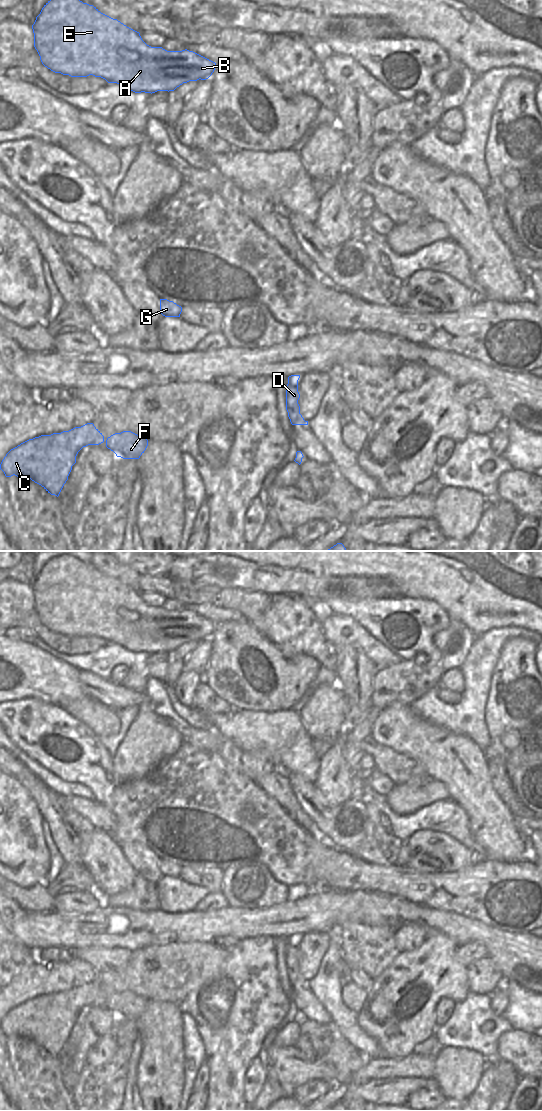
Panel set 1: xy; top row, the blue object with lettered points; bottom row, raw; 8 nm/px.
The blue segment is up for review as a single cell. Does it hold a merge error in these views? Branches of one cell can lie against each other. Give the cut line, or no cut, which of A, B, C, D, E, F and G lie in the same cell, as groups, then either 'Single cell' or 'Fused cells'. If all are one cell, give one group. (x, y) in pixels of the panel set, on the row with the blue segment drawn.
No split. Groups: A B C D E F G. Single cell.

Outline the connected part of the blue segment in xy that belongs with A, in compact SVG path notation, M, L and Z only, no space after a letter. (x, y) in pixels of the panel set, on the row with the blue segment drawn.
M50 0L42 8L32 25L34 47L42 64L55 73L71 77L101 77L108 83L117 83L135 93L155 93L174 91L183 83L208 79L216 68L216 63L187 49L167 51L162 47L151 47L141 38L140 33L127 27L117 19L101 13L93 5L80 0Z

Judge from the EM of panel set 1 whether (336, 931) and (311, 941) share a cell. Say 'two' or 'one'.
two

